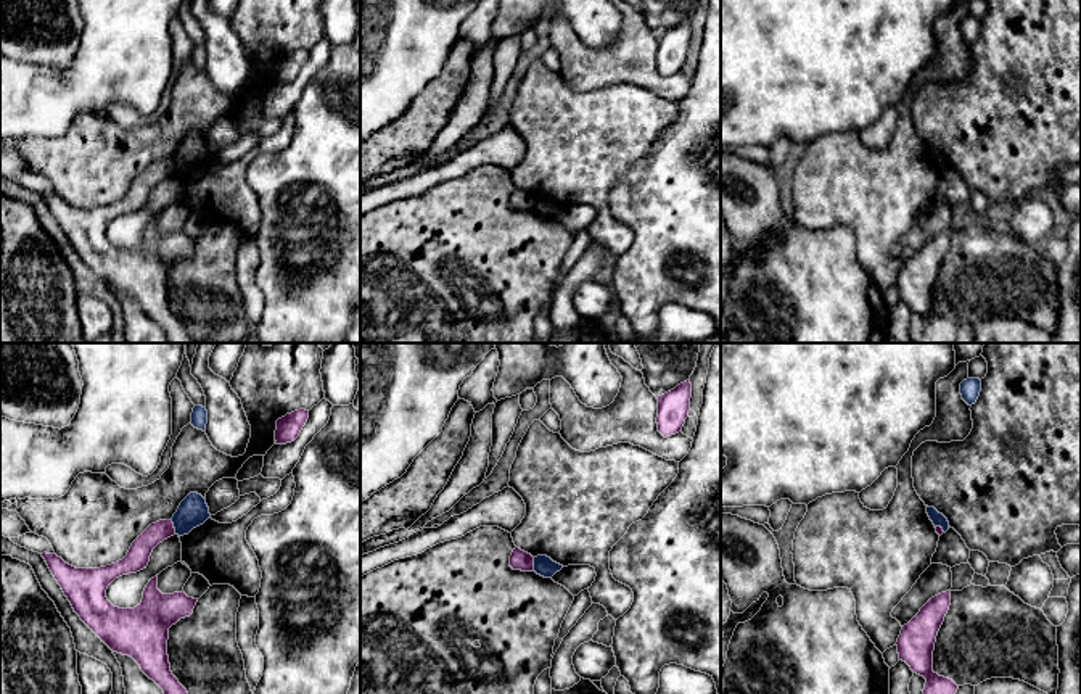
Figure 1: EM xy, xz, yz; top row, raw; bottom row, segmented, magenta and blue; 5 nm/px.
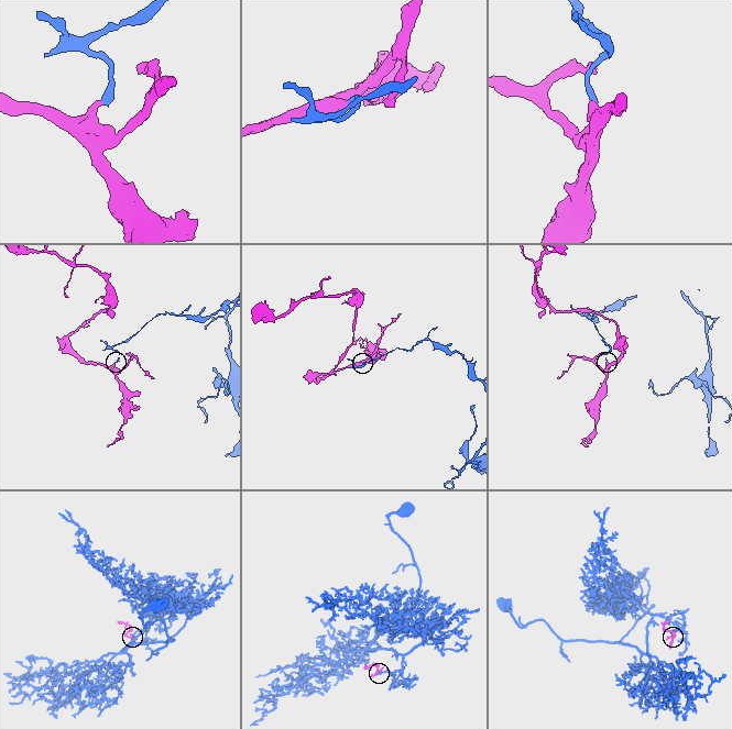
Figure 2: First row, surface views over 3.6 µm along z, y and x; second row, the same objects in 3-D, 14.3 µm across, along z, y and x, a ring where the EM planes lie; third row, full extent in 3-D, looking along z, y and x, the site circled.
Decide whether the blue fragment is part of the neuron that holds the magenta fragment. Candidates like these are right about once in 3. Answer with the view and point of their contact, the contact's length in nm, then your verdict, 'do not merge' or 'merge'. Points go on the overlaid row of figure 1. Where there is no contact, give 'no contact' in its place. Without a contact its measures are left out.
xy (172, 527) | 80 nm | do not merge

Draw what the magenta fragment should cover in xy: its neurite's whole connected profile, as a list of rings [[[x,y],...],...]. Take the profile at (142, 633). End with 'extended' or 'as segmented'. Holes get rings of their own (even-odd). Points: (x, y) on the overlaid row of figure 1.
[[[172,520],[151,523],[122,560],[100,568],[76,568],[56,554],[43,552],[42,557],[74,612],[113,652],[132,657],[164,694],[188,694],[171,671],[167,639],[169,628],[190,617],[198,599],[185,593],[162,594],[158,575],[134,609],[114,607],[106,597],[116,578],[146,568],[153,549],[174,535]]]; as segmented

